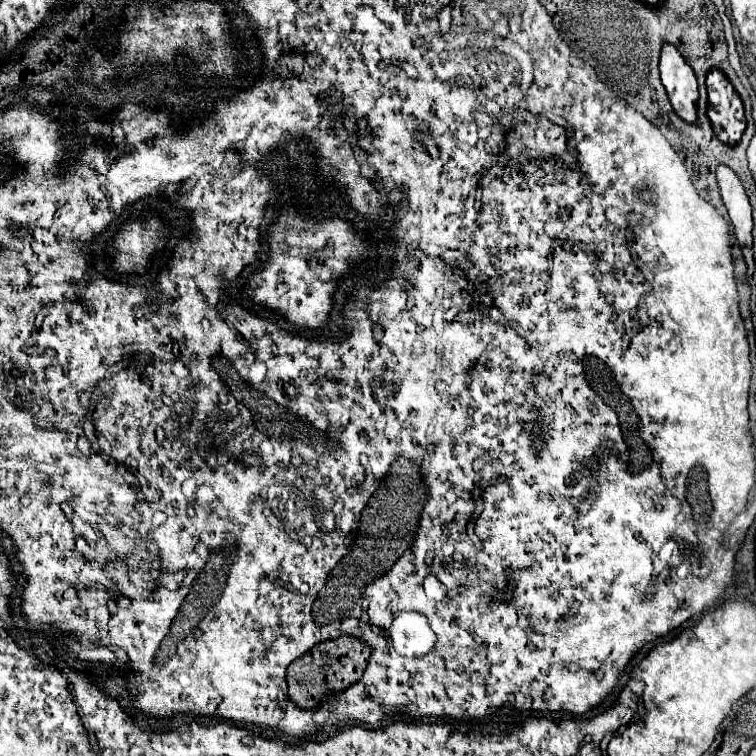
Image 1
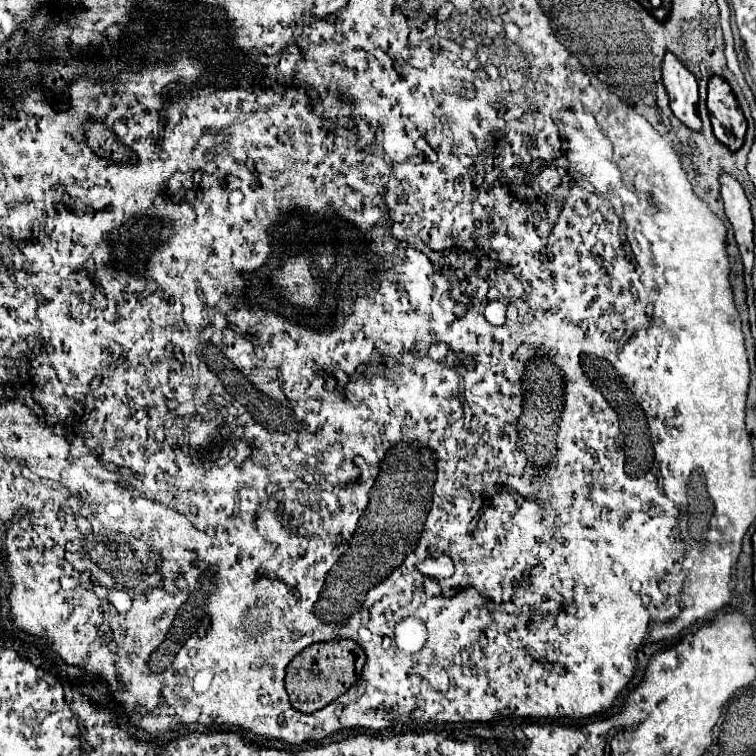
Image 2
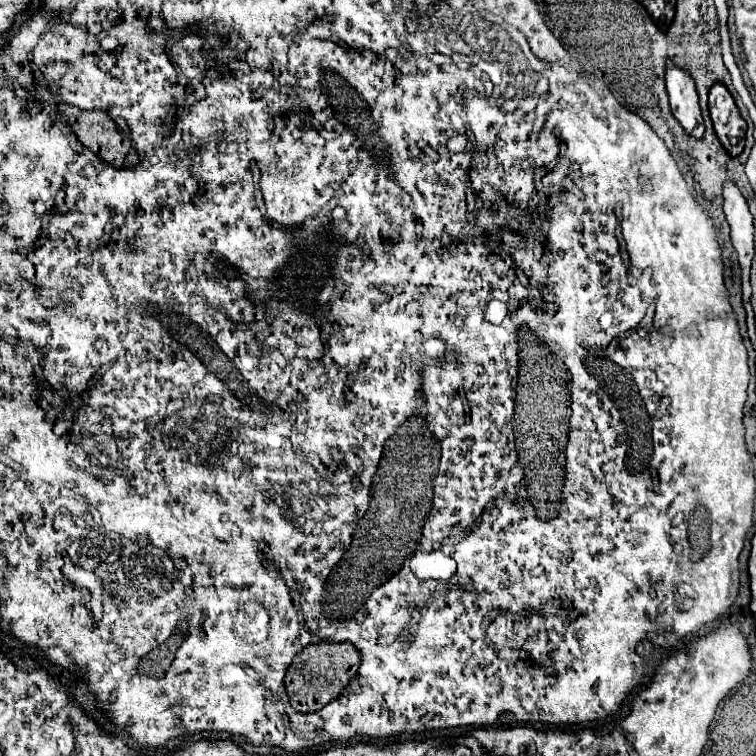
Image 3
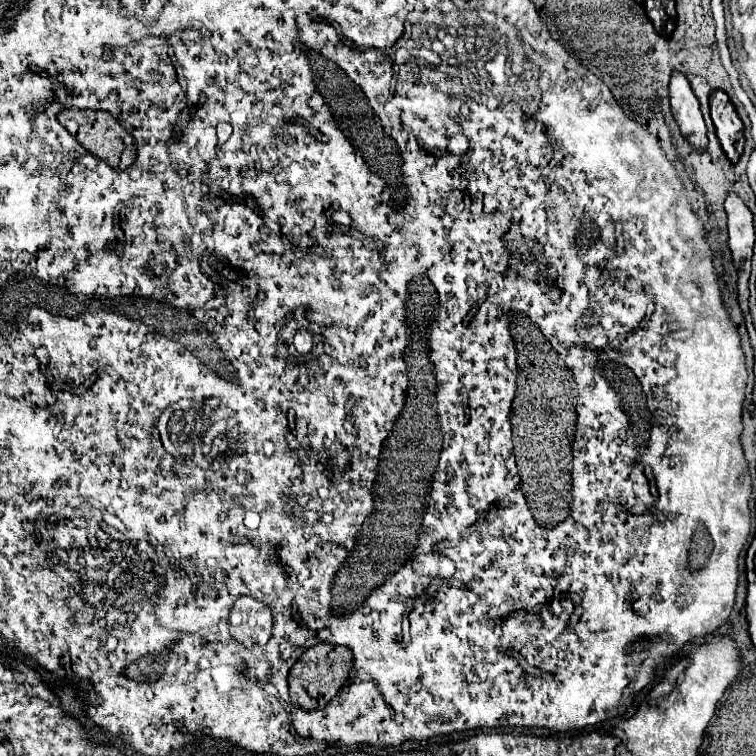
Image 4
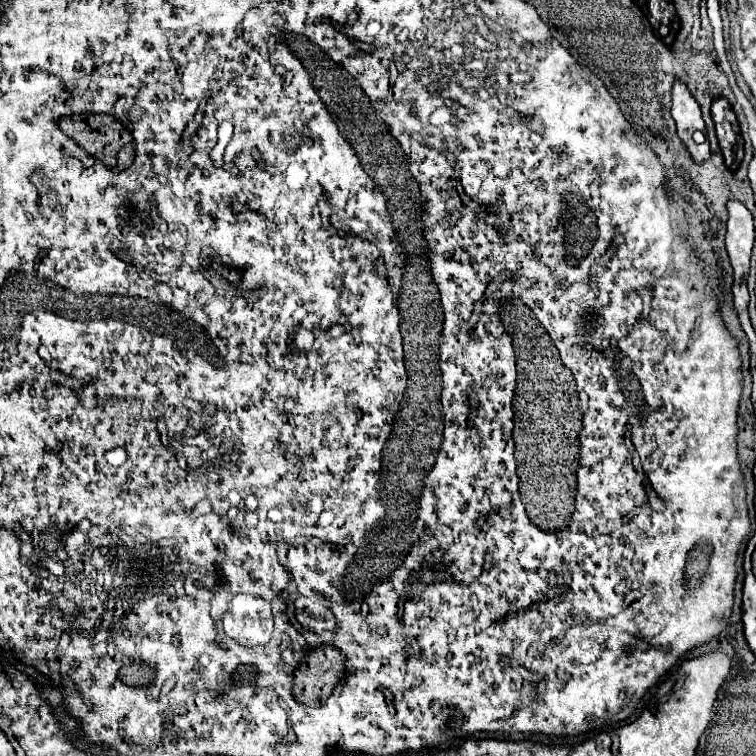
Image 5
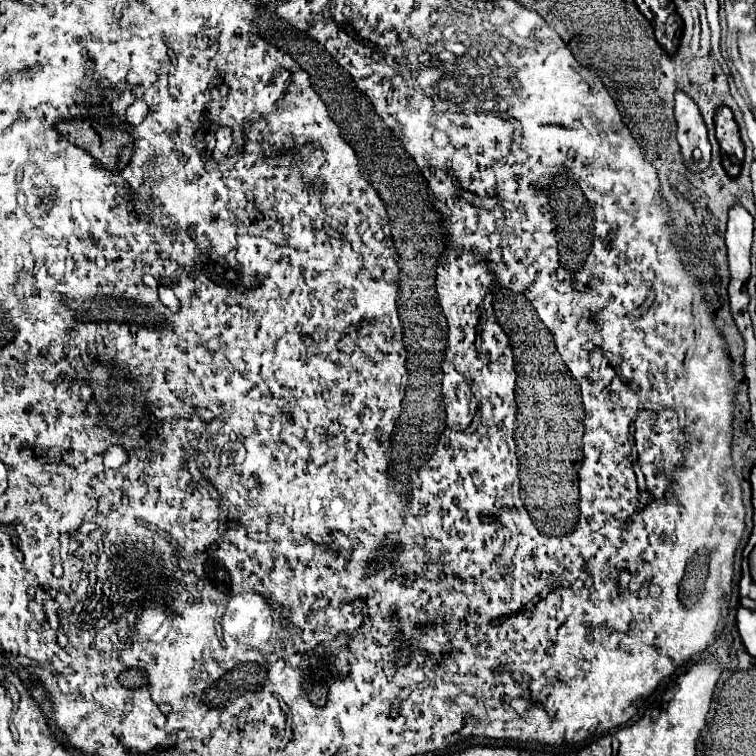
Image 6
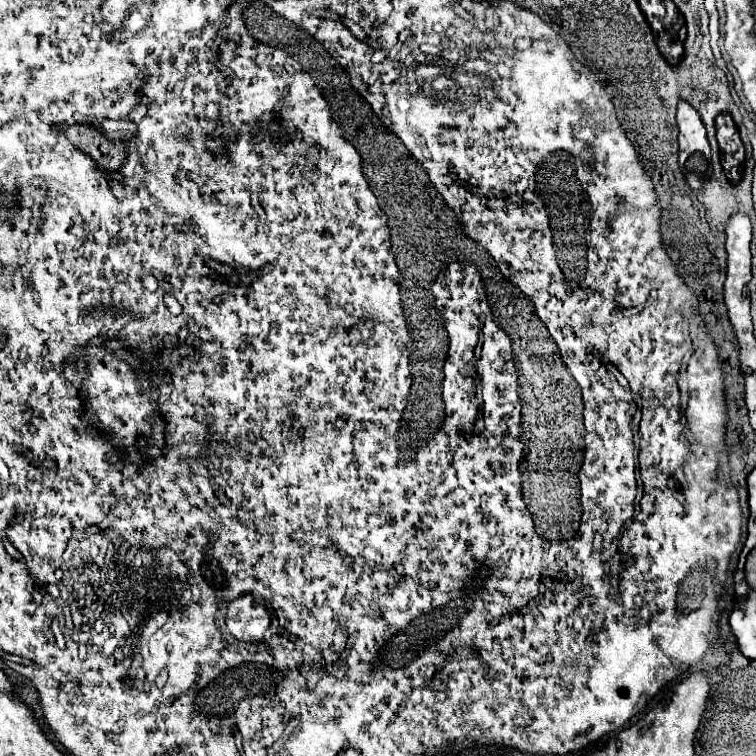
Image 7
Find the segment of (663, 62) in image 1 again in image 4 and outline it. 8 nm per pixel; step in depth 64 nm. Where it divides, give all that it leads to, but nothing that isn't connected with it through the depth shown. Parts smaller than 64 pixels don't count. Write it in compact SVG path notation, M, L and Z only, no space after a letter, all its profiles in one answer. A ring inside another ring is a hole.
M672 72L668 90L670 90L672 114L682 130L682 134L688 138L688 142L694 148L704 150L708 144L706 124L702 120L700 104L692 92L692 86L688 84L688 78L682 72Z

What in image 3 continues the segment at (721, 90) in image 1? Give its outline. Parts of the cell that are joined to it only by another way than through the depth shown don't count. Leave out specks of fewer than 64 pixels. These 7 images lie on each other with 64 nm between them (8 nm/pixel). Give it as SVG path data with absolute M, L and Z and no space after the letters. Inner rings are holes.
M714 84L710 88L708 110L718 140L730 156L738 156L744 150L746 122L740 116L740 110L728 88L724 88L724 84Z

